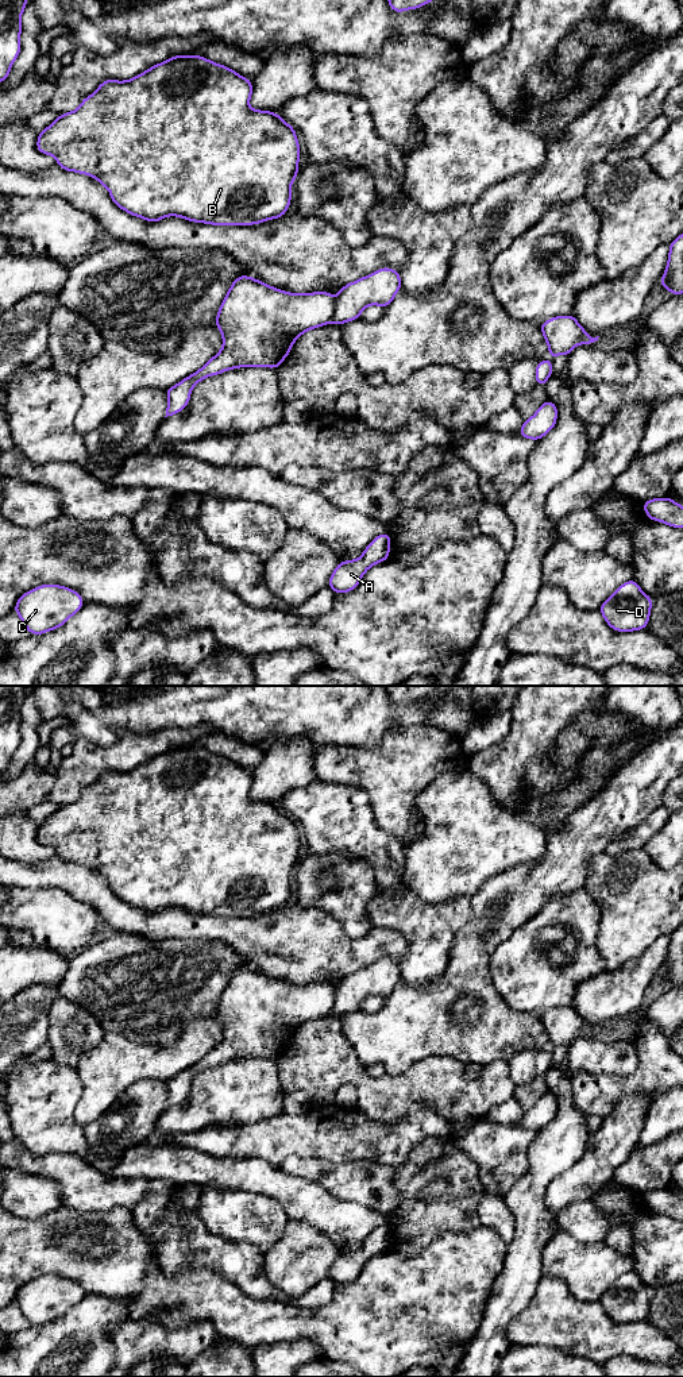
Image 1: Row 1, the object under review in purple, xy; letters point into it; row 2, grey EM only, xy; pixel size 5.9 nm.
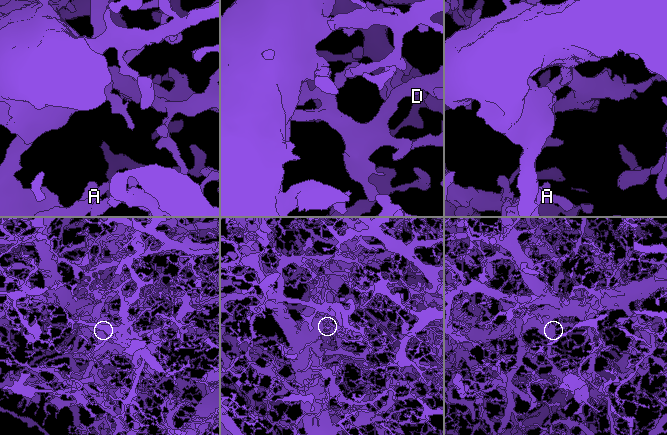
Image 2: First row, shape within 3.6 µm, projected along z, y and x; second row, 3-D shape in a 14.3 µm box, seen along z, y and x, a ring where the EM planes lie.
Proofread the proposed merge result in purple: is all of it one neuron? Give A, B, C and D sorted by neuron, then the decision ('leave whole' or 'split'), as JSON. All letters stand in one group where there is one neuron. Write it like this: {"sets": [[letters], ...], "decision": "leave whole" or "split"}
{"sets": [["A", "B", "D"], ["C"]], "decision": "split"}

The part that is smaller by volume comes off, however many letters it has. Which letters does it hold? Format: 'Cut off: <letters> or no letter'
Cut off: C

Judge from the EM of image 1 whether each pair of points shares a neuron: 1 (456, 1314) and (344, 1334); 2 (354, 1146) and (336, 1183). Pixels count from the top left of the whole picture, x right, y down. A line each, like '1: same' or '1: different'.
1: same
2: different

